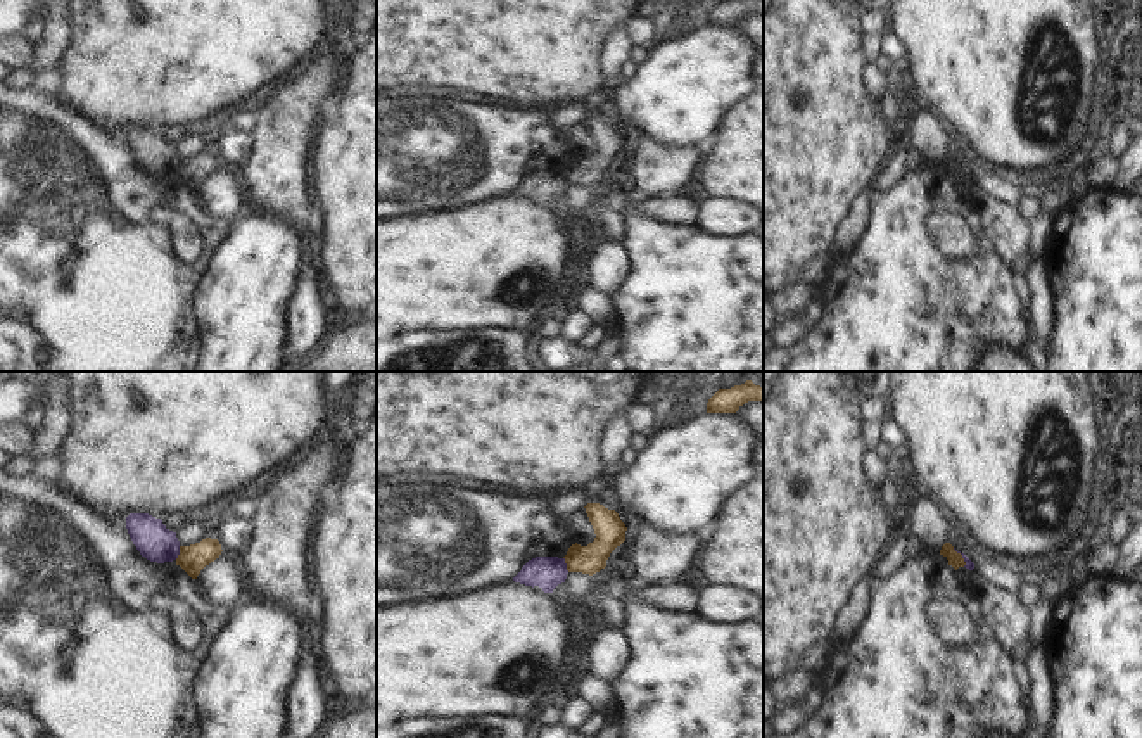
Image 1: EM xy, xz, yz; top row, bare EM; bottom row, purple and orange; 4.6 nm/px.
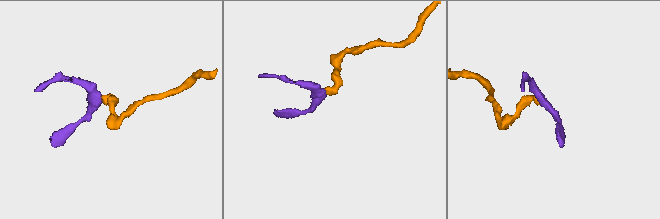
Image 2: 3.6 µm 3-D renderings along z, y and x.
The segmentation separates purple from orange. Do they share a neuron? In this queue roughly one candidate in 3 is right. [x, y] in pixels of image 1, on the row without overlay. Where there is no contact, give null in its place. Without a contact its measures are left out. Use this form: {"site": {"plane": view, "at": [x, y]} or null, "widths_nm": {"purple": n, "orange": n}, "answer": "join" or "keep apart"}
{"site": {"plane": "xz", "at": [565, 177]}, "widths_nm": {"purple": 150, "orange": 140}, "answer": "keep apart"}

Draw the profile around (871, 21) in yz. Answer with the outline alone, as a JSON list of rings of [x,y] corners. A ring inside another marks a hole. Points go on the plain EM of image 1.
[[[867,10],[860,14],[860,29],[864,35],[883,35],[886,17],[878,10]]]

